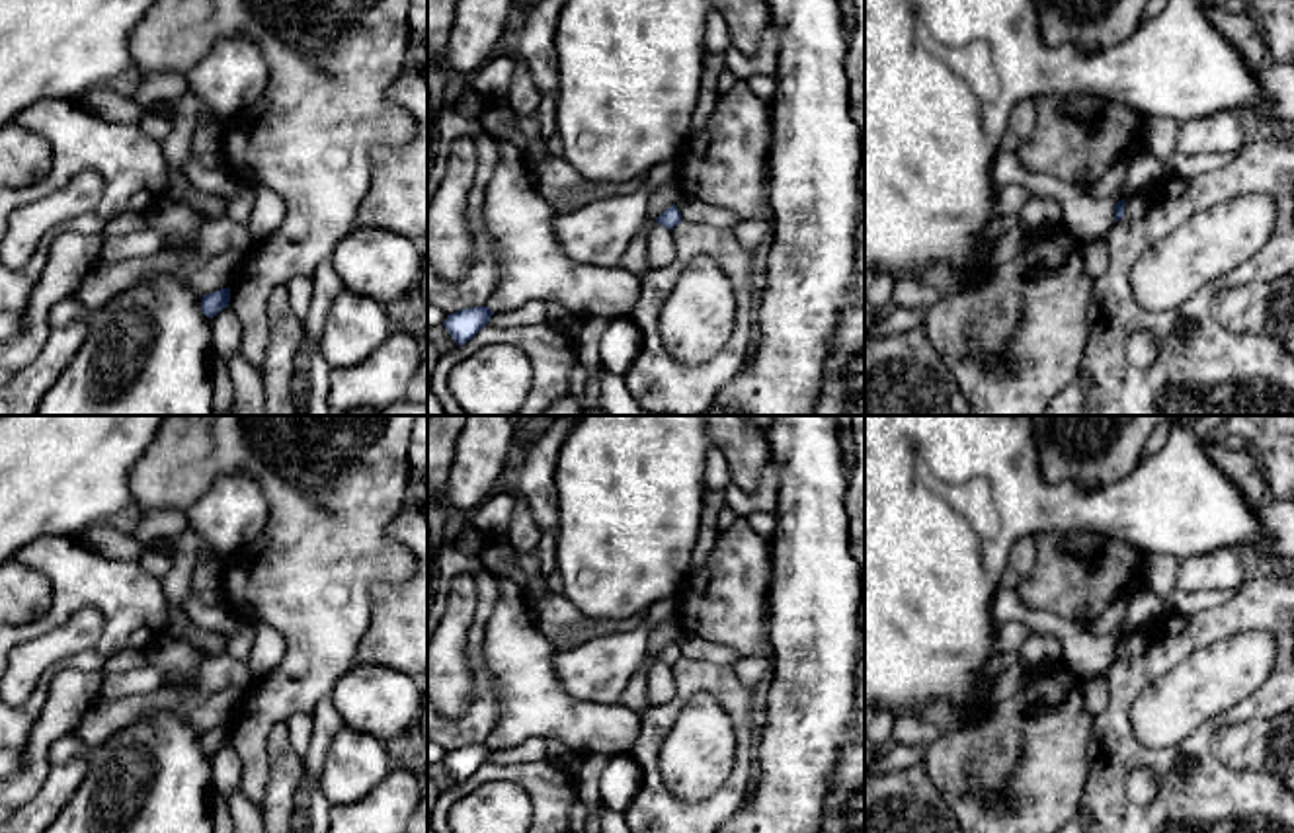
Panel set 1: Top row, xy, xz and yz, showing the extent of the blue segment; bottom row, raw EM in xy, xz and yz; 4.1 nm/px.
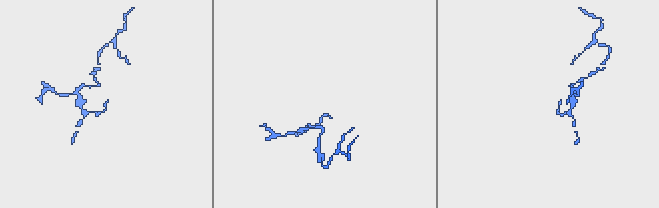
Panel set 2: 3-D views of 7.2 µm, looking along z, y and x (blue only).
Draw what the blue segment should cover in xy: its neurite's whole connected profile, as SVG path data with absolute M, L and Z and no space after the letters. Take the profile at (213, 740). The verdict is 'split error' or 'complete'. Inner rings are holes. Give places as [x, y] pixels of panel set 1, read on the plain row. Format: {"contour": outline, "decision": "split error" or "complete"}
{"contour": "M221 726L221 728L203 732L203 735L201 735L201 747L203 747L205 753L213 755L222 745L228 743L228 737L230 737L230 726Z", "decision": "complete"}

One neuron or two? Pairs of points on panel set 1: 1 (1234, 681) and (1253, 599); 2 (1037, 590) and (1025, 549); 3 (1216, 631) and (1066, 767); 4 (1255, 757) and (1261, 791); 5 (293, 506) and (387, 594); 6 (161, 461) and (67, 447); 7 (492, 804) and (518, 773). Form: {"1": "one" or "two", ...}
{"1": "two", "2": "two", "3": "two", "4": "two", "5": "two", "6": "two", "7": "two"}

